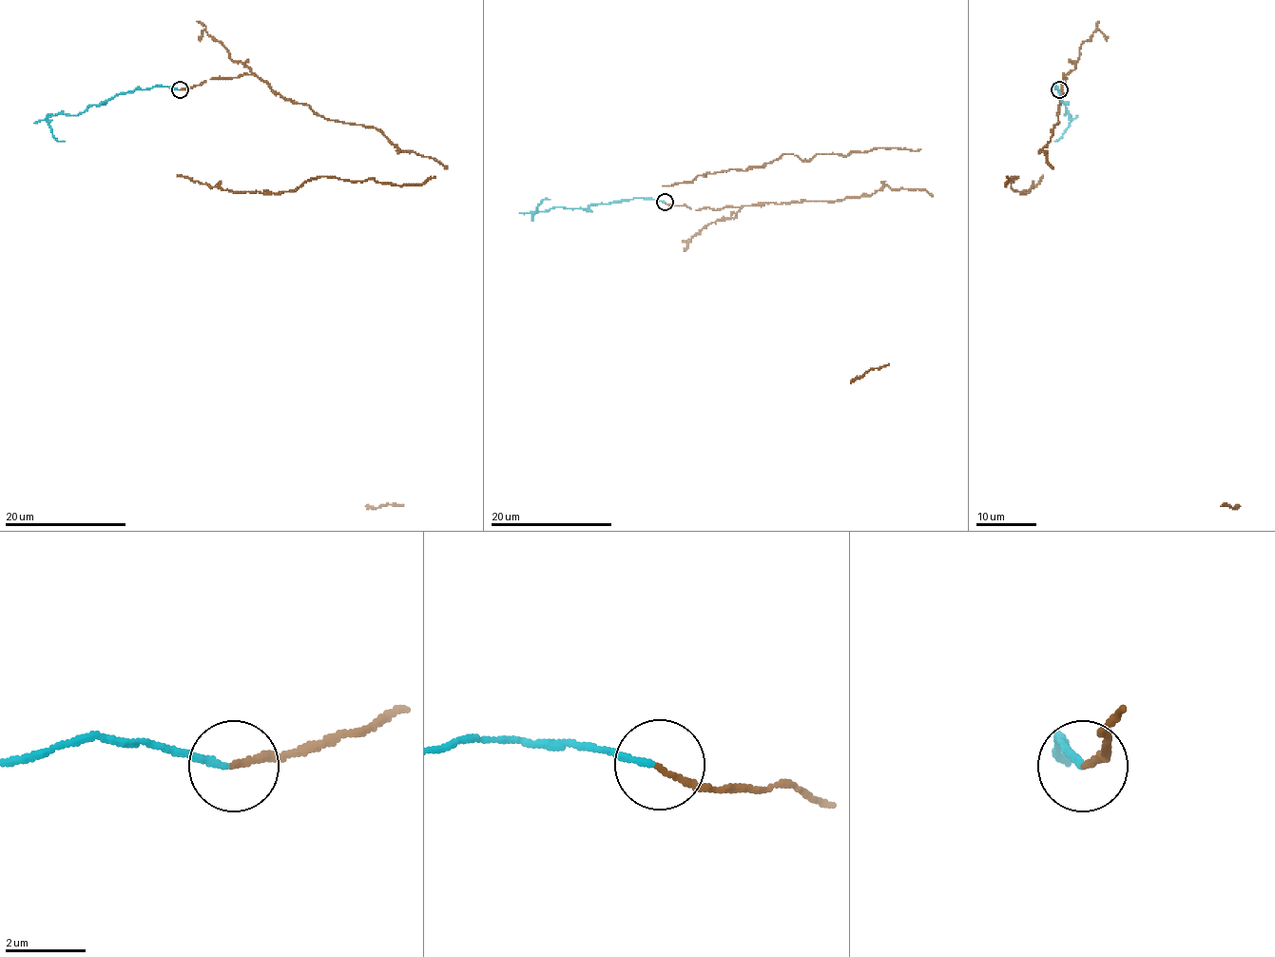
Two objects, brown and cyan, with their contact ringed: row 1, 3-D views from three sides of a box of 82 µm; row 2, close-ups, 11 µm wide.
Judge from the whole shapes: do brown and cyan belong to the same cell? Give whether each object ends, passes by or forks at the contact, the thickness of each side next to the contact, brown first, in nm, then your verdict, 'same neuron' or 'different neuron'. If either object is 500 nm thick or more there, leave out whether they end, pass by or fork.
brown ends; cyan ends; calibres 160 and 150 nm; different neuron

